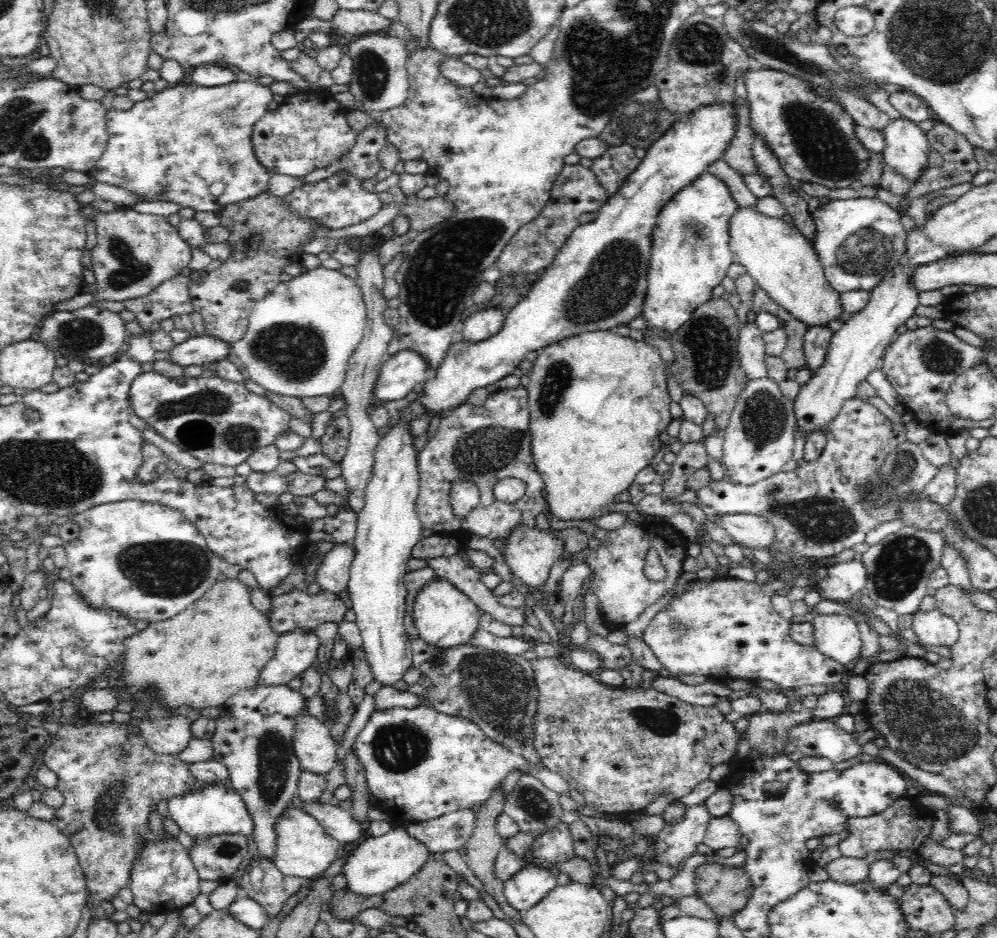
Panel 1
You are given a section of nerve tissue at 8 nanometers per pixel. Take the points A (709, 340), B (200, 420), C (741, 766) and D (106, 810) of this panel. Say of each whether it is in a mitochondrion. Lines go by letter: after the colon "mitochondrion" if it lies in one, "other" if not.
A: mitochondrion
B: mitochondrion
C: other
D: mitochondrion

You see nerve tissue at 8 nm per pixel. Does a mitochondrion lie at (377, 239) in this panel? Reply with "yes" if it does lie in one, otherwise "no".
no

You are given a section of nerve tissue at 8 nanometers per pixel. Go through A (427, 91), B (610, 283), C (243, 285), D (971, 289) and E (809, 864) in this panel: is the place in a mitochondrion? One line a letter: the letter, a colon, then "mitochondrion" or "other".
A: other
B: mitochondrion
C: mitochondrion
D: other
E: other

